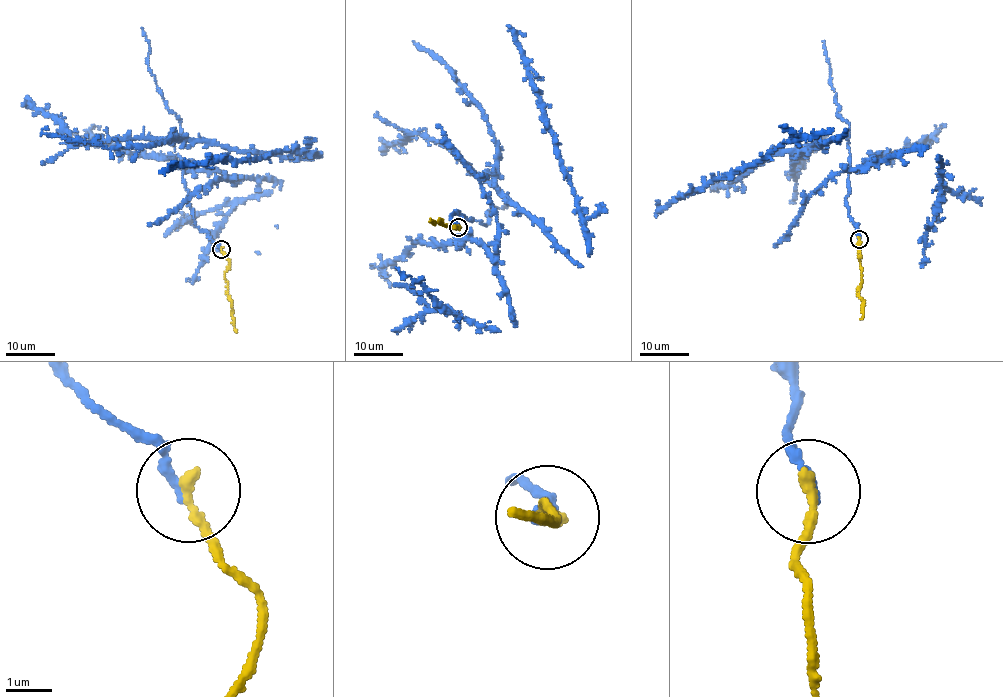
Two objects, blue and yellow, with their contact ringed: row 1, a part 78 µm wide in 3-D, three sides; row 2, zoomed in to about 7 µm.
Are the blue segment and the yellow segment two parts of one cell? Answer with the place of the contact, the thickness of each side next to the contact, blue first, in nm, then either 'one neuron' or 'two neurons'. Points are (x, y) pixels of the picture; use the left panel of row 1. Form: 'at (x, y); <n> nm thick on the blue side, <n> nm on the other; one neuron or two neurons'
at (221, 249); 200 nm thick on the blue side, 280 nm on the other; one neuron

